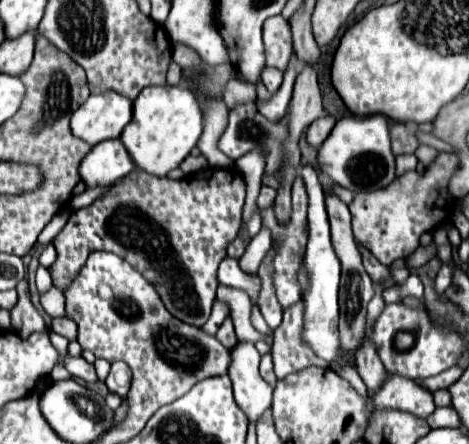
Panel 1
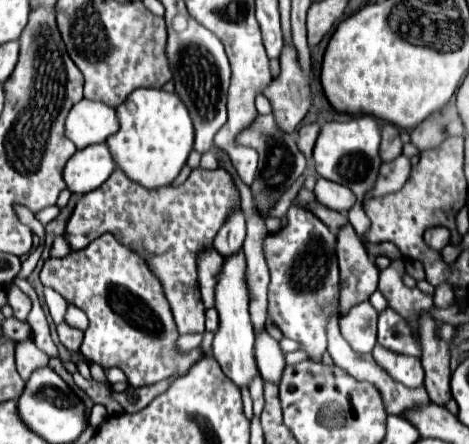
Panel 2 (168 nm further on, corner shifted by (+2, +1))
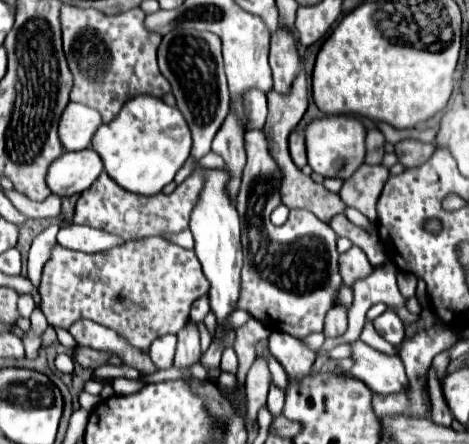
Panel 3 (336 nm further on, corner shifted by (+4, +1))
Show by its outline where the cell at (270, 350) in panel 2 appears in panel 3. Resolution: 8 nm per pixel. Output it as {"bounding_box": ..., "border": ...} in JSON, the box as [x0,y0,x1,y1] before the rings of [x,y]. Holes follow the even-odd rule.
{"bounding_box":[268,385,284,417],"border":[[[274,385],[270,387],[270,393],[268,393],[268,409],[274,417],[280,417],[284,409],[284,393]]]}

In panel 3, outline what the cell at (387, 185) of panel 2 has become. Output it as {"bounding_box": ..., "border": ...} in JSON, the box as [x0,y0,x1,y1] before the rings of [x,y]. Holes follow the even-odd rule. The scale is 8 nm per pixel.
{"bounding_box":[340,165,388,221],"border":[[[362,165],[352,179],[346,179],[340,197],[348,207],[358,209],[370,221],[376,221],[376,201],[388,181],[388,169],[382,165]]]}

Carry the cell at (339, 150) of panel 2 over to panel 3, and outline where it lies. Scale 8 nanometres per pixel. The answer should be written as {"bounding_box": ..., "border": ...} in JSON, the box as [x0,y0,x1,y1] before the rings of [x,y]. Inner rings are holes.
{"bounding_box":[304,115,366,179],"border":[[[330,115],[314,119],[304,129],[308,165],[312,167],[314,173],[320,173],[324,177],[350,179],[354,171],[364,163],[364,151],[366,151],[364,137],[366,137],[366,127],[356,117]]]}

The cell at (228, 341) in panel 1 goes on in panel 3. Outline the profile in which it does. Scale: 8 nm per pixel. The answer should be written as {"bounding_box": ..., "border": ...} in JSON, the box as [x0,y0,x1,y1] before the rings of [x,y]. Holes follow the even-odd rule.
{"bounding_box":[190,295,210,323],"border":[[[204,295],[204,297],[200,297],[200,299],[192,305],[190,319],[192,319],[194,323],[200,323],[200,321],[208,315],[208,311],[210,311],[210,303],[208,303],[208,295]]]}

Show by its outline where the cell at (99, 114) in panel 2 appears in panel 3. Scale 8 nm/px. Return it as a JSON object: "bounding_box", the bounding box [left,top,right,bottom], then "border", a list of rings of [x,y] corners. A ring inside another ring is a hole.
{"bounding_box":[58,101,102,151],"border":[[[70,101],[58,123],[58,137],[64,151],[82,151],[90,147],[92,135],[100,125],[102,117],[98,111]]]}

